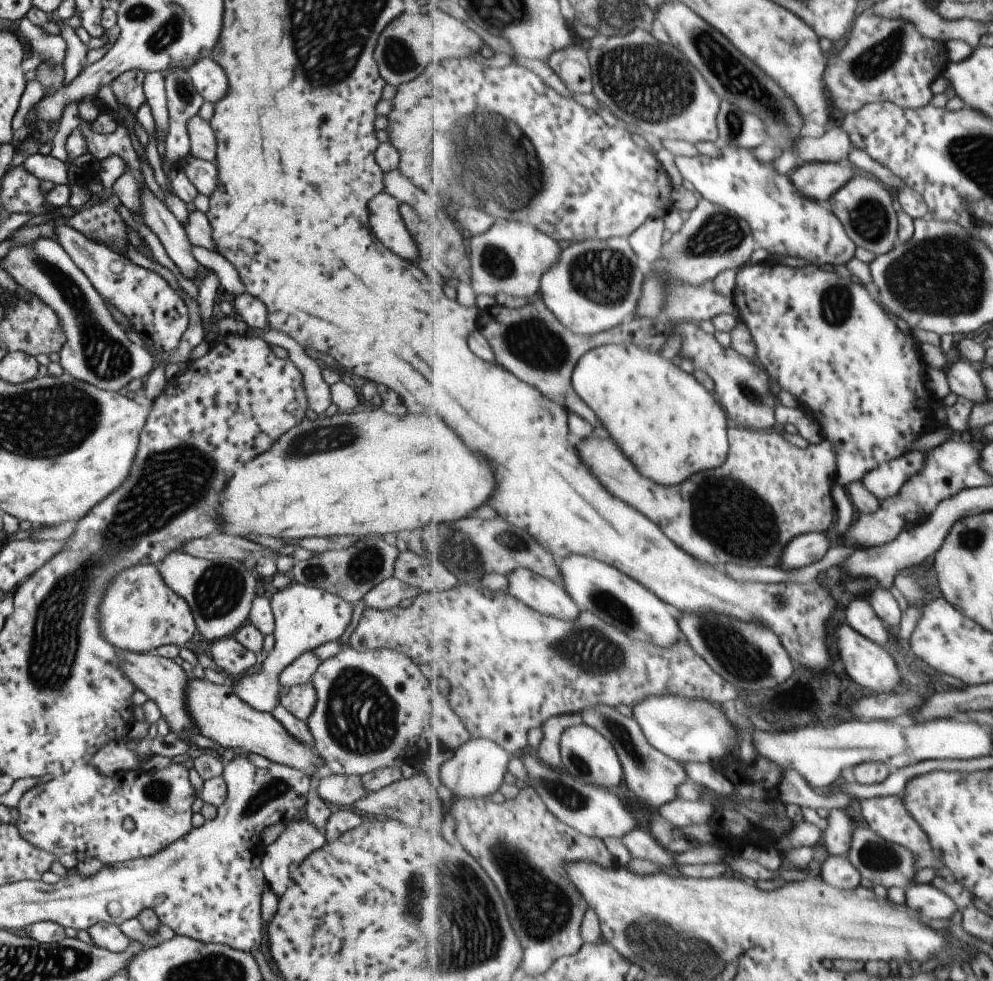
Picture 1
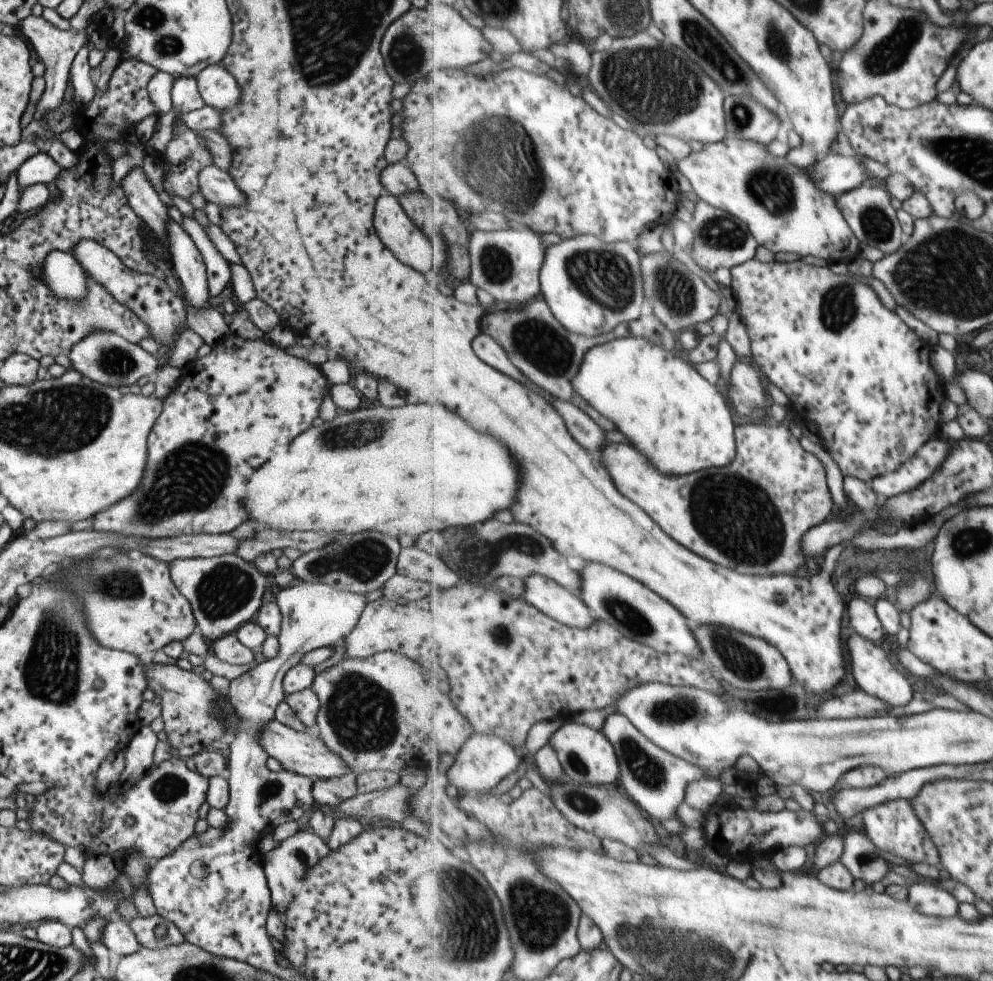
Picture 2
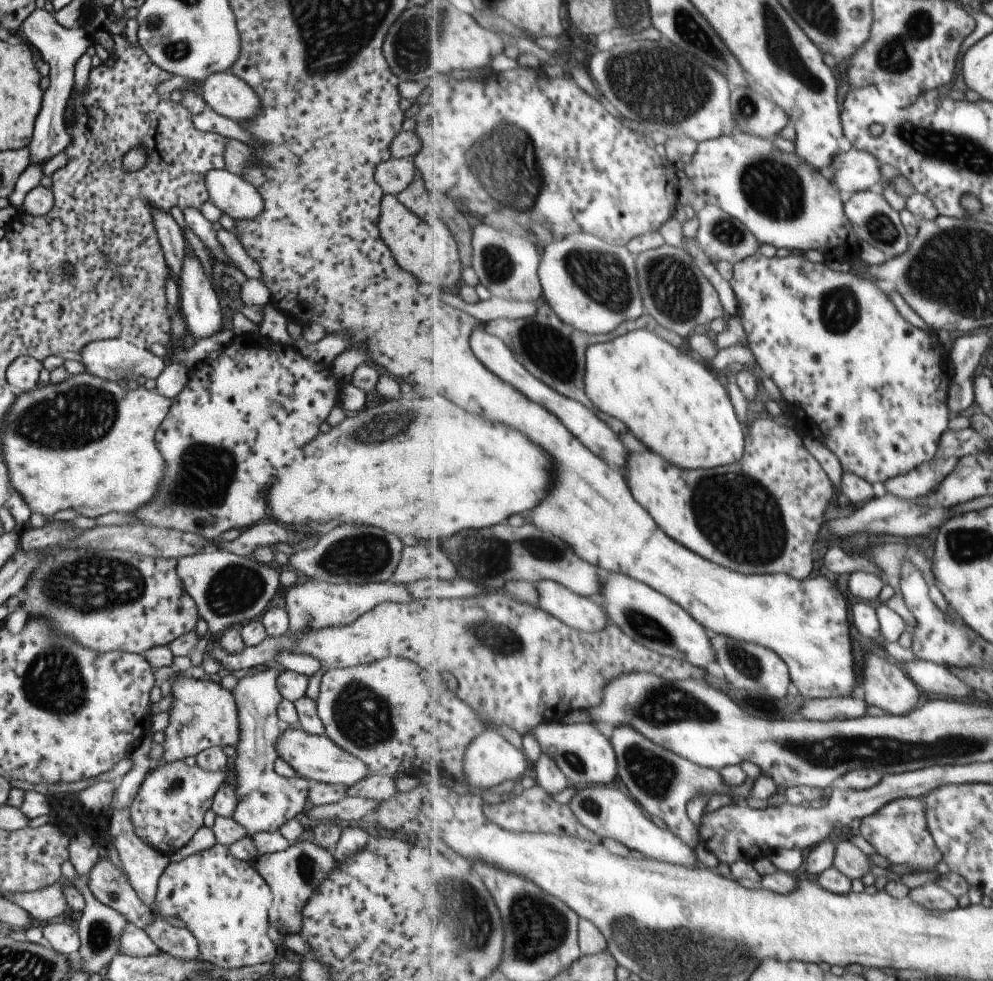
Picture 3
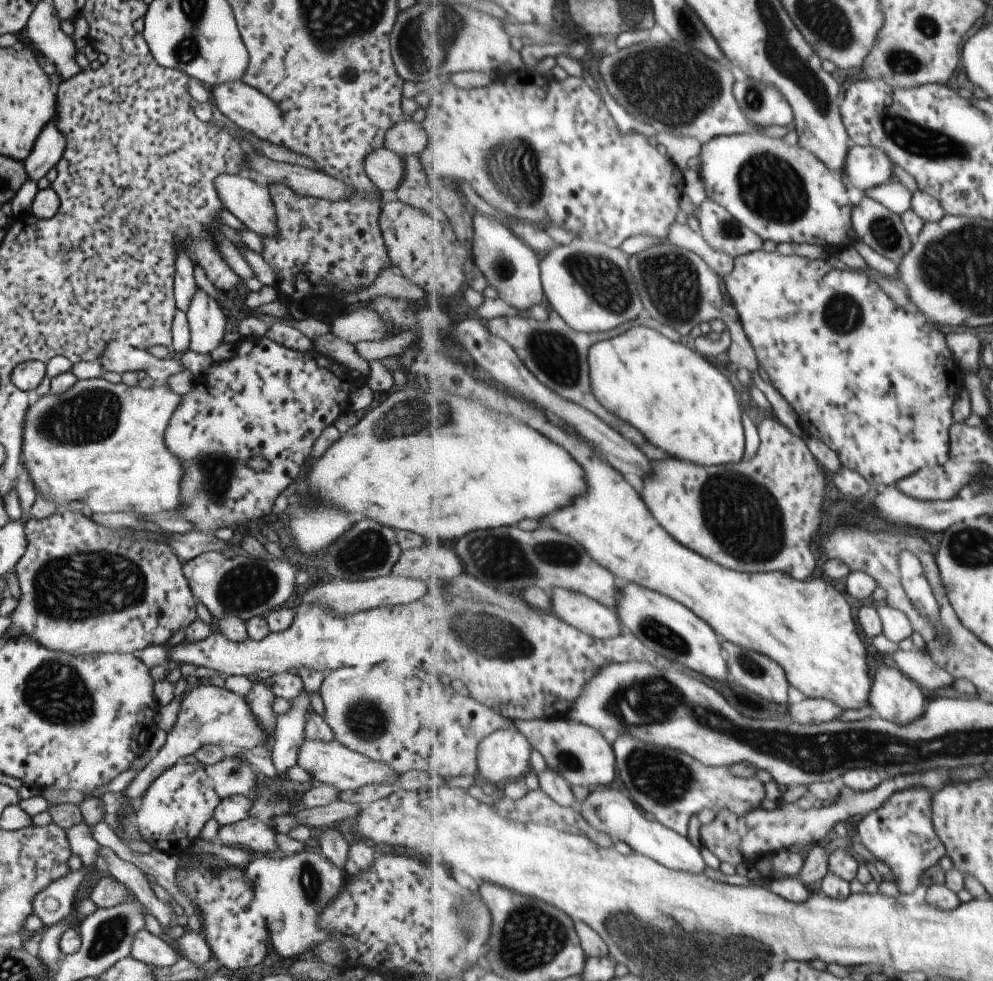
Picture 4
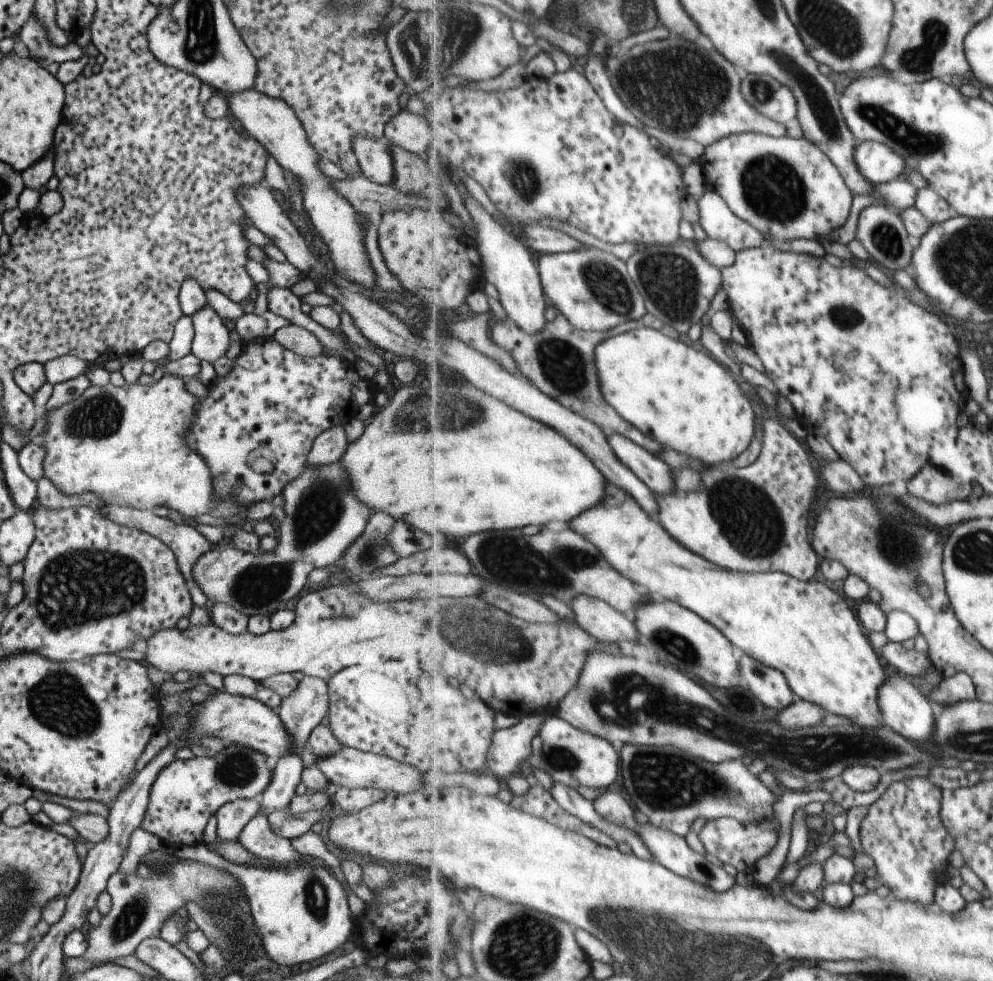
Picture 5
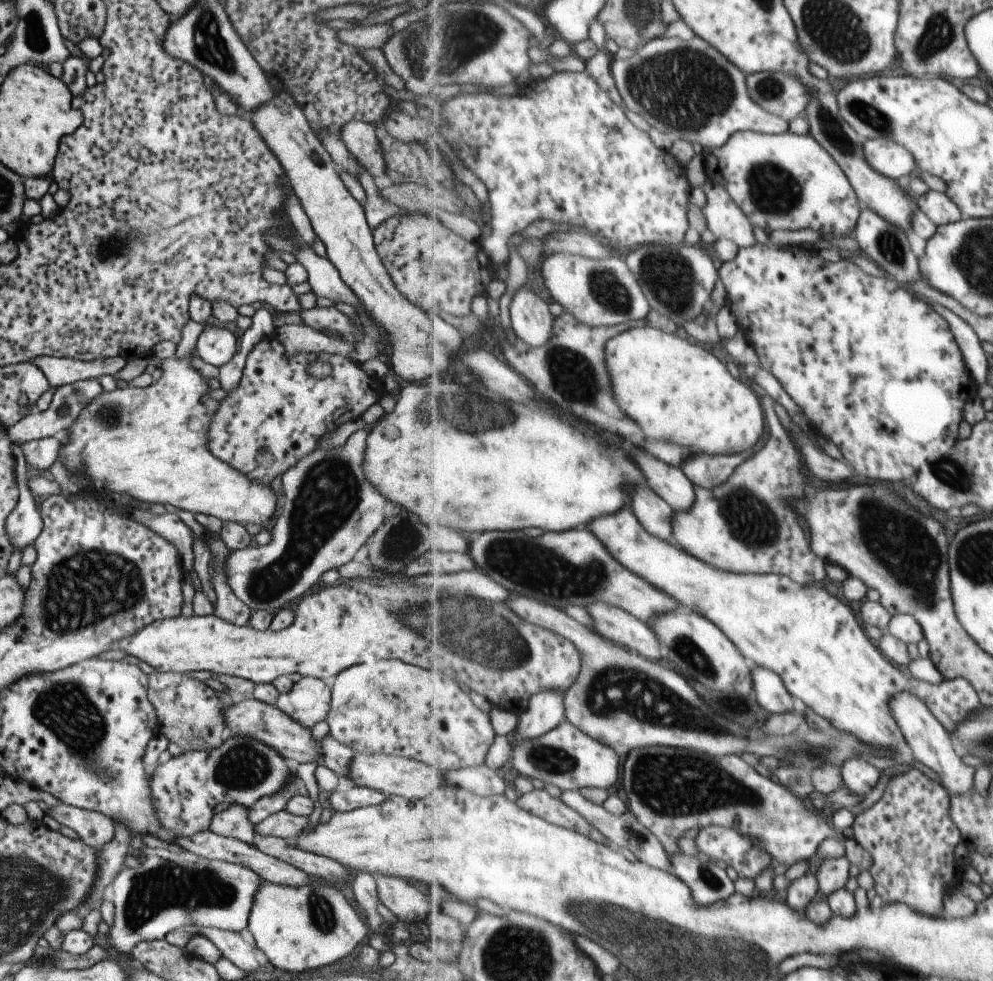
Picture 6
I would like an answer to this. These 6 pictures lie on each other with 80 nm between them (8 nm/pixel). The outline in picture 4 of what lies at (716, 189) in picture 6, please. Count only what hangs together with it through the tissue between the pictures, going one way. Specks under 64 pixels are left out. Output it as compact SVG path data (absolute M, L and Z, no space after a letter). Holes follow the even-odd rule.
M707 199L699 206L698 219L701 236L716 250L726 252L734 259L763 248L763 239L751 228L736 219L727 209L713 199Z

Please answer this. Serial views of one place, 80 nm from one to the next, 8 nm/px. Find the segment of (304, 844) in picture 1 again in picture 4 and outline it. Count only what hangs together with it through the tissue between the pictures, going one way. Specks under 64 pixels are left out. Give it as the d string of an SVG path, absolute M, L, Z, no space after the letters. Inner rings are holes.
M308 849L288 855L263 855L261 858L251 860L245 866L245 878L254 886L254 891L261 898L261 912L264 916L264 923L271 946L275 952L283 958L294 958L298 954L305 953L305 950L311 948L311 944L321 942L329 938L320 928L318 920L320 912L324 909L325 903L338 893L338 888L345 881L345 873L339 867L336 867L331 861L321 856L319 853L311 852Z

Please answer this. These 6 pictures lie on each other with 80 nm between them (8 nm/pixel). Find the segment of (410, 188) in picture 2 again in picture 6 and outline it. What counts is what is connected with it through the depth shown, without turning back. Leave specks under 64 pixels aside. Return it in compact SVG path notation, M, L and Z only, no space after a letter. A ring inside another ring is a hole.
M349 121L340 128L339 136L349 154L372 177L385 173L384 160L373 126L364 122Z

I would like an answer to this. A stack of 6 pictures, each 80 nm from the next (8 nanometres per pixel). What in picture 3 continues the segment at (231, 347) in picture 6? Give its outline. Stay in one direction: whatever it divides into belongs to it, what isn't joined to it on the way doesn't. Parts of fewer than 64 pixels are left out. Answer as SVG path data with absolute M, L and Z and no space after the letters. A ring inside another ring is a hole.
M184 247L182 262L178 274L180 314L193 342L197 342L218 332L221 325L219 302L203 273L201 262L191 249Z

